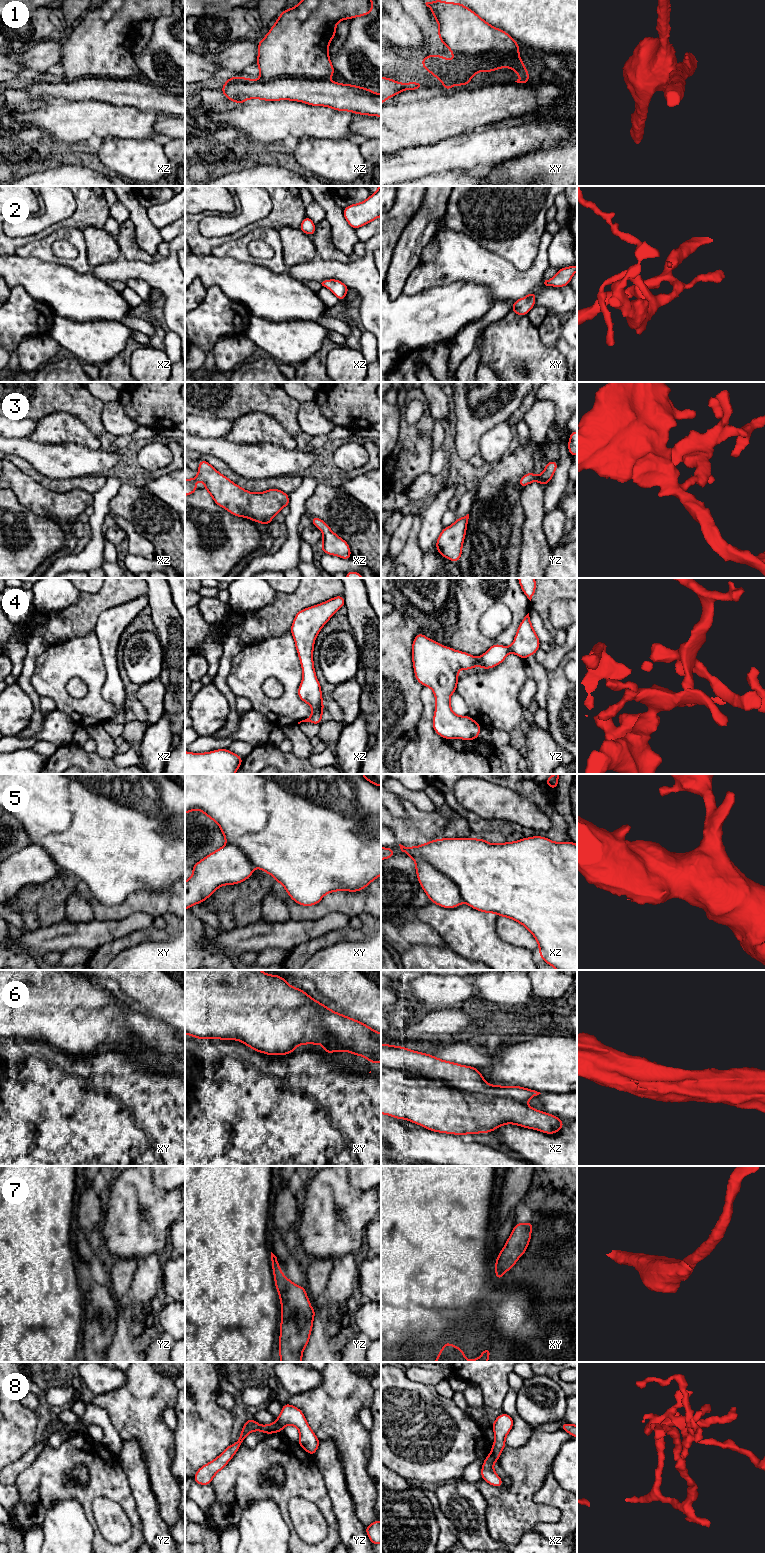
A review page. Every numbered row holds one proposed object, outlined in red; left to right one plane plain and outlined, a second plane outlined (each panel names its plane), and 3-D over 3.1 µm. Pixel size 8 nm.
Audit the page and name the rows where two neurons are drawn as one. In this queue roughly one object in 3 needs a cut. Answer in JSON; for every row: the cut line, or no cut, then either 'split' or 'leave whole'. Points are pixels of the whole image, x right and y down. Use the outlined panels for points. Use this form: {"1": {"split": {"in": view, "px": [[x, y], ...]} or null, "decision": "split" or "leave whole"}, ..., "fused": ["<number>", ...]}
{"1": {"split": {"in": "xz", "px": [[324, 78], [280, 77], [270, 80], [259, 80]]}, "decision": "split"}, "2": {"split": null, "decision": "leave whole"}, "3": {"split": null, "decision": "leave whole"}, "4": {"split": null, "decision": "leave whole"}, "5": {"split": null, "decision": "leave whole"}, "6": {"split": {"in": "xz", "px": [[381, 1065], [441, 1080], [459, 1089], [507, 1097], [524, 1104]]}, "decision": "split"}, "7": {"split": null, "decision": "leave whole"}, "8": {"split": {"in": "yz", "px": [[274, 1423], [282, 1429]]}, "decision": "split"}, "fused": ["1", "6", "8"]}

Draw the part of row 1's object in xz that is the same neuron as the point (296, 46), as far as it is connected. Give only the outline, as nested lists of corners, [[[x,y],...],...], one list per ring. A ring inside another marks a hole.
[[[302,0],[295,7],[285,9],[268,34],[258,42],[259,80],[283,77],[322,80],[335,75],[328,48],[336,34],[337,23],[366,16],[373,10],[372,0]]]

